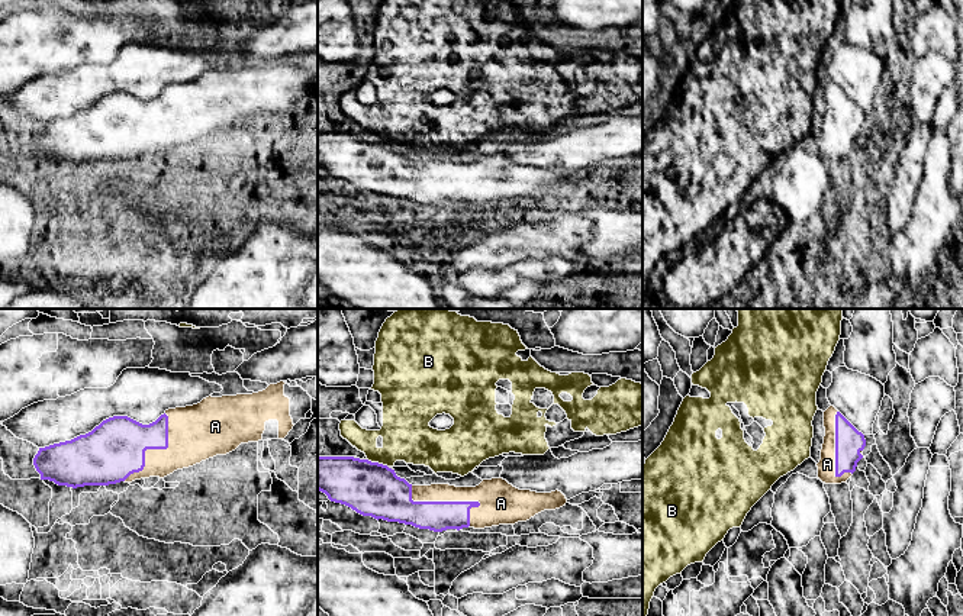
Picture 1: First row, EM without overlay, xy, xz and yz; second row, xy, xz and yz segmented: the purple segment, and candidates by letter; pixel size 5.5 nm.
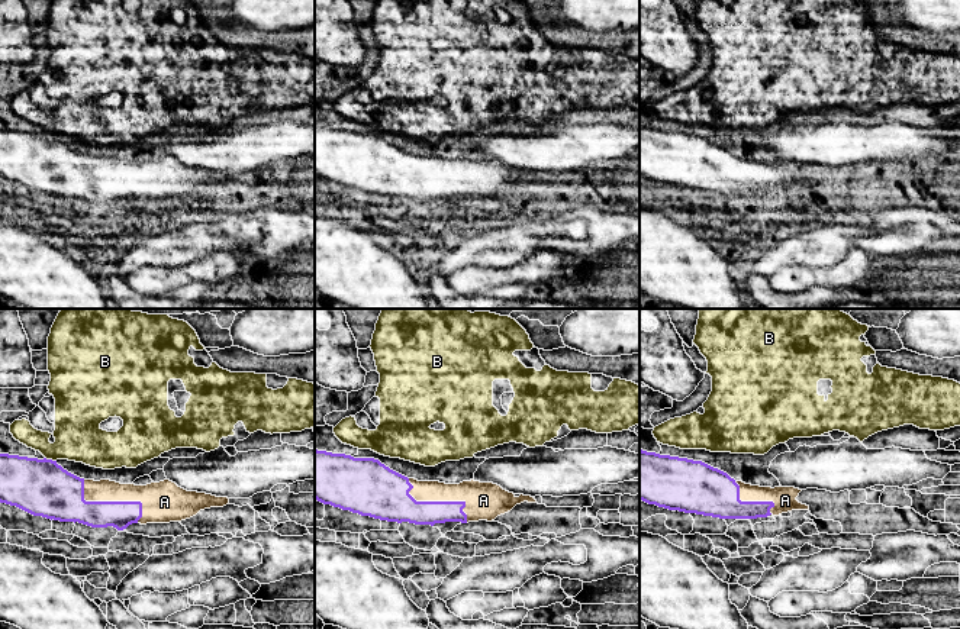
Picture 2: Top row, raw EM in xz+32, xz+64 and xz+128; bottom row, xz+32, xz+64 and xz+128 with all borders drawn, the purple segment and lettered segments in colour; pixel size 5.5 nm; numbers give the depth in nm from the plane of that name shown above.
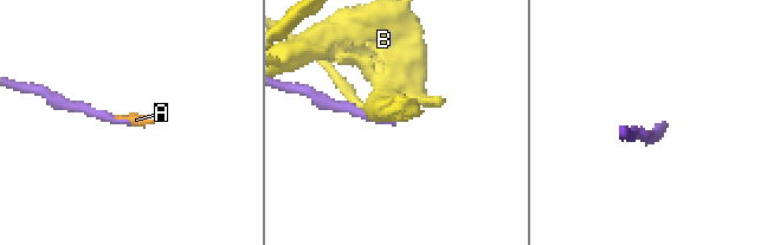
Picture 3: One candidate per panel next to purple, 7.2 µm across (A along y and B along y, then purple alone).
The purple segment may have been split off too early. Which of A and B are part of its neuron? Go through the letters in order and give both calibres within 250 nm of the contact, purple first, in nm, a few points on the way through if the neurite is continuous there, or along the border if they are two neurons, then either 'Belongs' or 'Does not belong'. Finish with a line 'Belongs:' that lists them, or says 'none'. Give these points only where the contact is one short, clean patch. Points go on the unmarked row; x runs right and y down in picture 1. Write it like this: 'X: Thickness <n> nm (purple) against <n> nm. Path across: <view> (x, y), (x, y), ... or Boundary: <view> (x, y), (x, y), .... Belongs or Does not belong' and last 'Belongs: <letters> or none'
A: Thickness 200 nm (purple) against 120 nm. Belongs
B: Thickness 300 nm (purple) against 280 nm. Does not belong
Belongs: A

